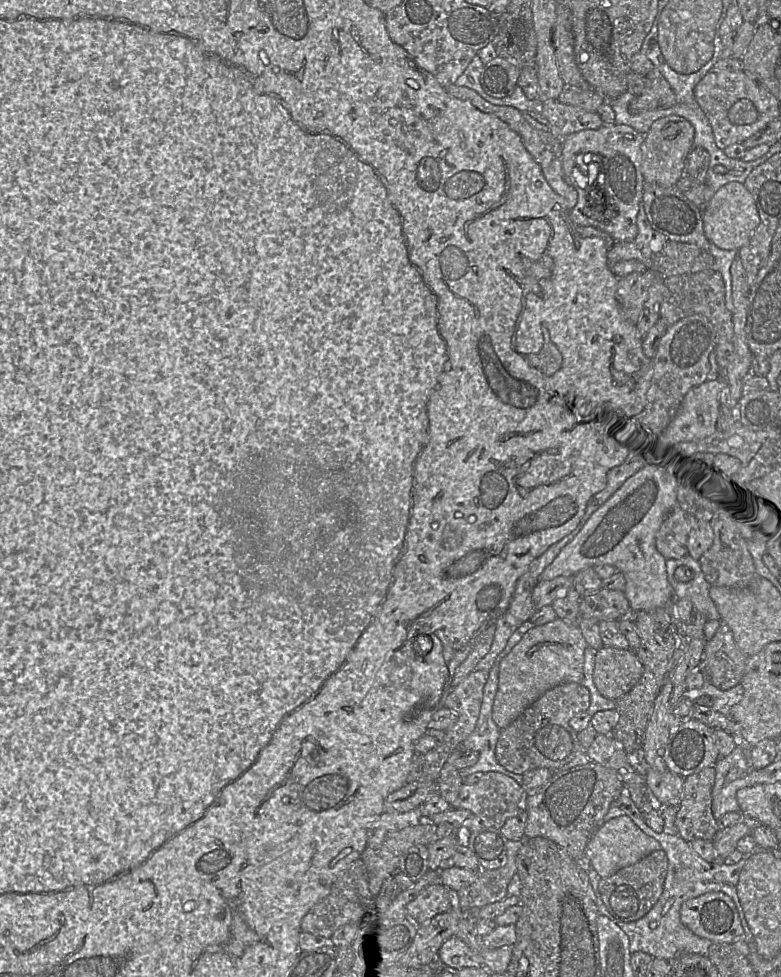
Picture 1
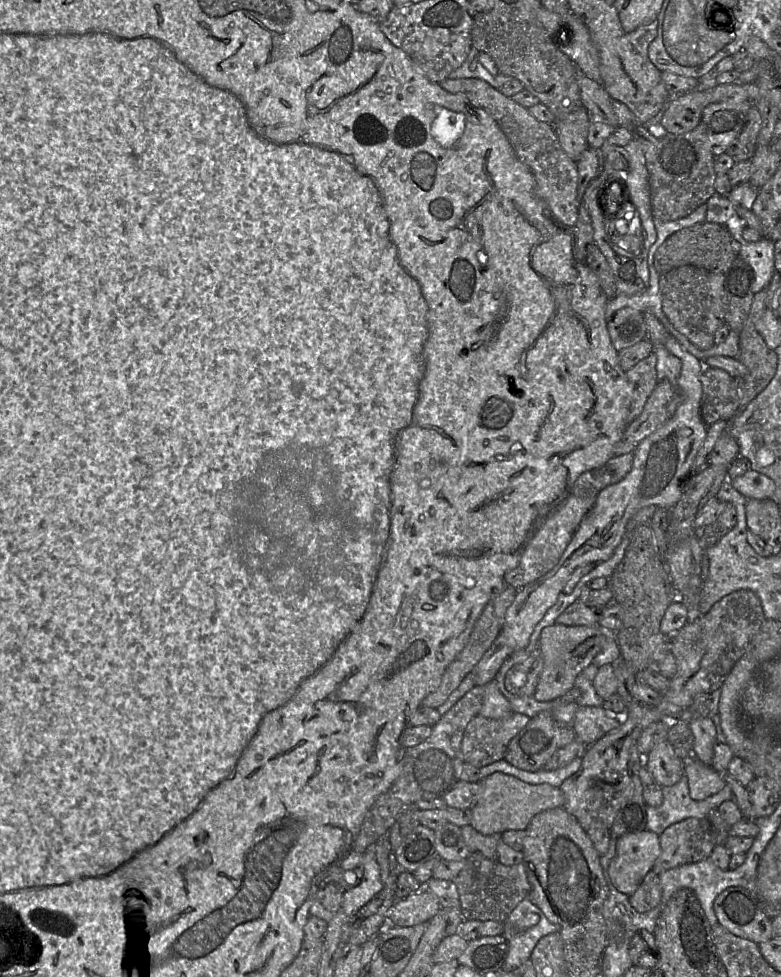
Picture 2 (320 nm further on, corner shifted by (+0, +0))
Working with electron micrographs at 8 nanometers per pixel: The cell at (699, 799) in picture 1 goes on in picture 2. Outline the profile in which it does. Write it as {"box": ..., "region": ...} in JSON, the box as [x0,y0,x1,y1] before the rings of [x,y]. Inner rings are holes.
{"box":[652,818,716,874],"region":[[[687,818],[659,835],[661,853],[652,870],[657,874],[684,864],[707,859],[716,846],[707,818]]]}

